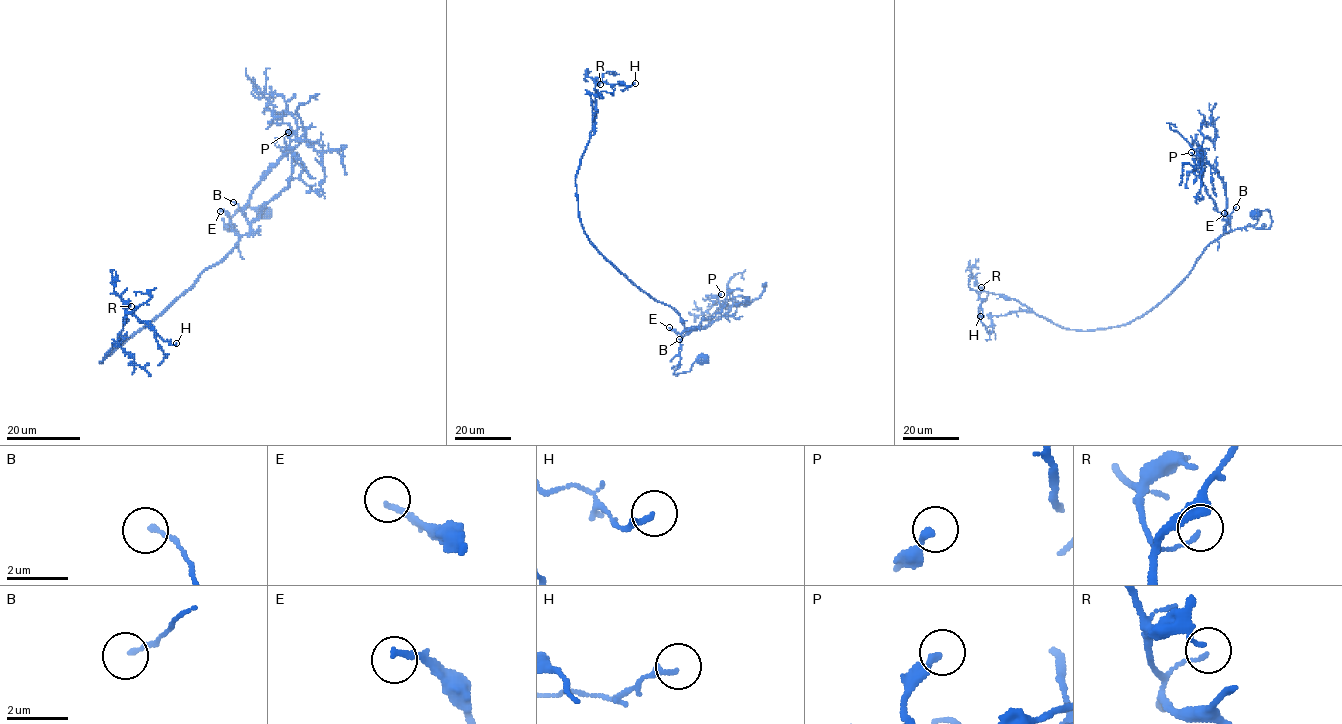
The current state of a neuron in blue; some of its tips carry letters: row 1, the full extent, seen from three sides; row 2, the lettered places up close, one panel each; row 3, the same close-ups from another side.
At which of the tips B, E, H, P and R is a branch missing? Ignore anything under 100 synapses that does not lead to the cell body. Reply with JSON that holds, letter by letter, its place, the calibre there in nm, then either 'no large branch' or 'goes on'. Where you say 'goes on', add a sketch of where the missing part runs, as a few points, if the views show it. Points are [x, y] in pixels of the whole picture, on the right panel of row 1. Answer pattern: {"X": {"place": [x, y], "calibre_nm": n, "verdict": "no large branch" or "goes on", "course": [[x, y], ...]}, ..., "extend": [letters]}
{"B": {"place": [1236, 207], "calibre_nm": 130, "verdict": "no large branch"}, "E": {"place": [1224, 213], "calibre_nm": 180, "verdict": "goes on"}, "H": {"place": [980, 316], "calibre_nm": 180, "verdict": "no large branch"}, "P": {"place": [1191, 152], "calibre_nm": 240, "verdict": "no large branch"}, "R": {"place": [981, 287], "calibre_nm": 110, "verdict": "no large branch"}, "extend": ["E"]}

